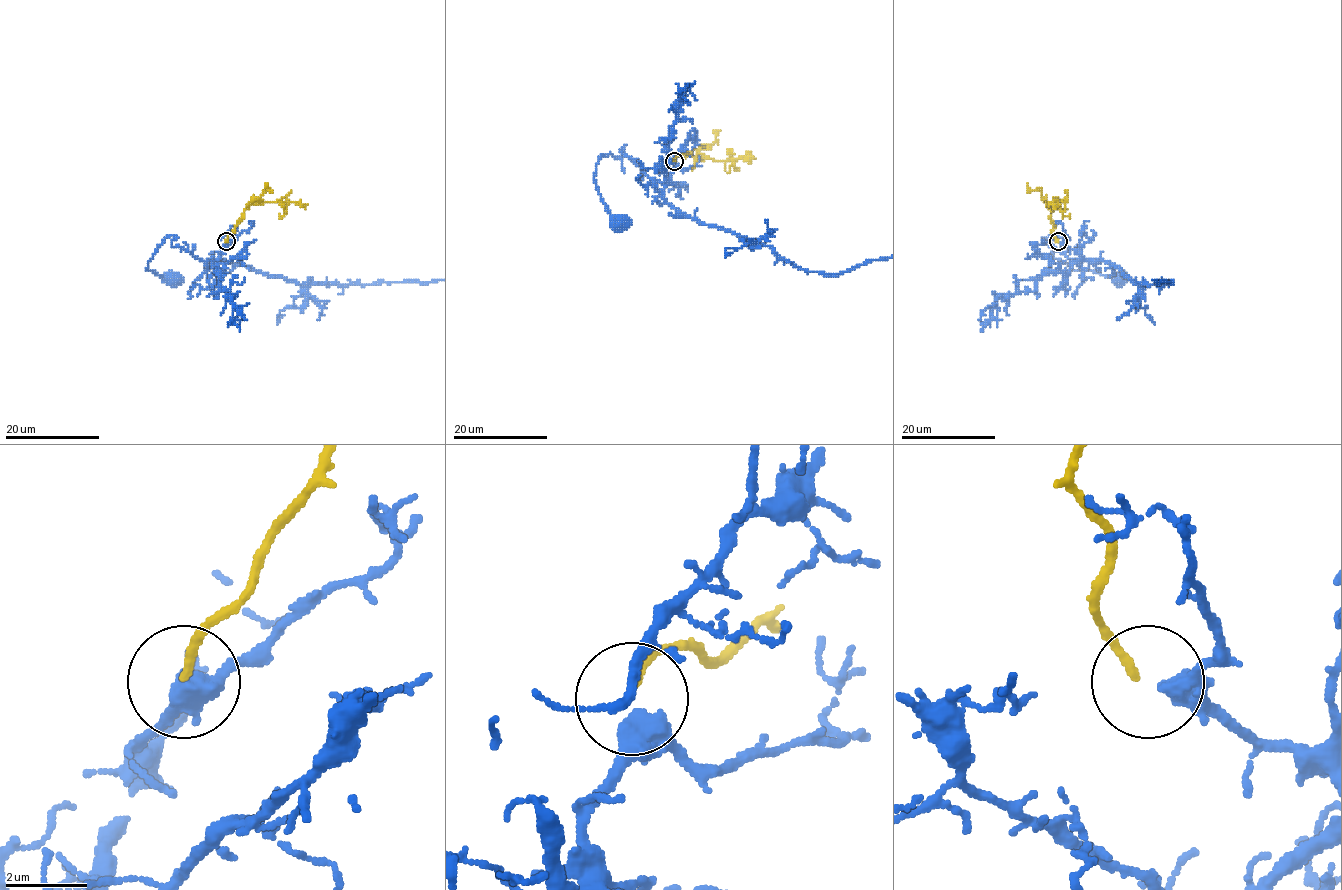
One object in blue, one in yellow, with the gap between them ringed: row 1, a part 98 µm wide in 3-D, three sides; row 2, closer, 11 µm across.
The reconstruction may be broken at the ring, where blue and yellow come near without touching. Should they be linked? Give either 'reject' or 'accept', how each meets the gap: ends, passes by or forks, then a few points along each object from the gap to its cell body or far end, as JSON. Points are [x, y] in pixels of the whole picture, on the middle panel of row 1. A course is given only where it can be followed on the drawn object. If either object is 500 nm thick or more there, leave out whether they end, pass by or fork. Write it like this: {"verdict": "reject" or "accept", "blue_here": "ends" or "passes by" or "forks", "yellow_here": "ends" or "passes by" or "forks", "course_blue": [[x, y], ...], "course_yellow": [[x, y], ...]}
{"verdict": "reject", "course_blue": [[674, 163], [659, 192], [621, 148], [616, 158], [599, 158], [595, 185], [619, 223]], "course_yellow": [[674, 160], [689, 152], [716, 161], [731, 159], [734, 168], [740, 168]]}

